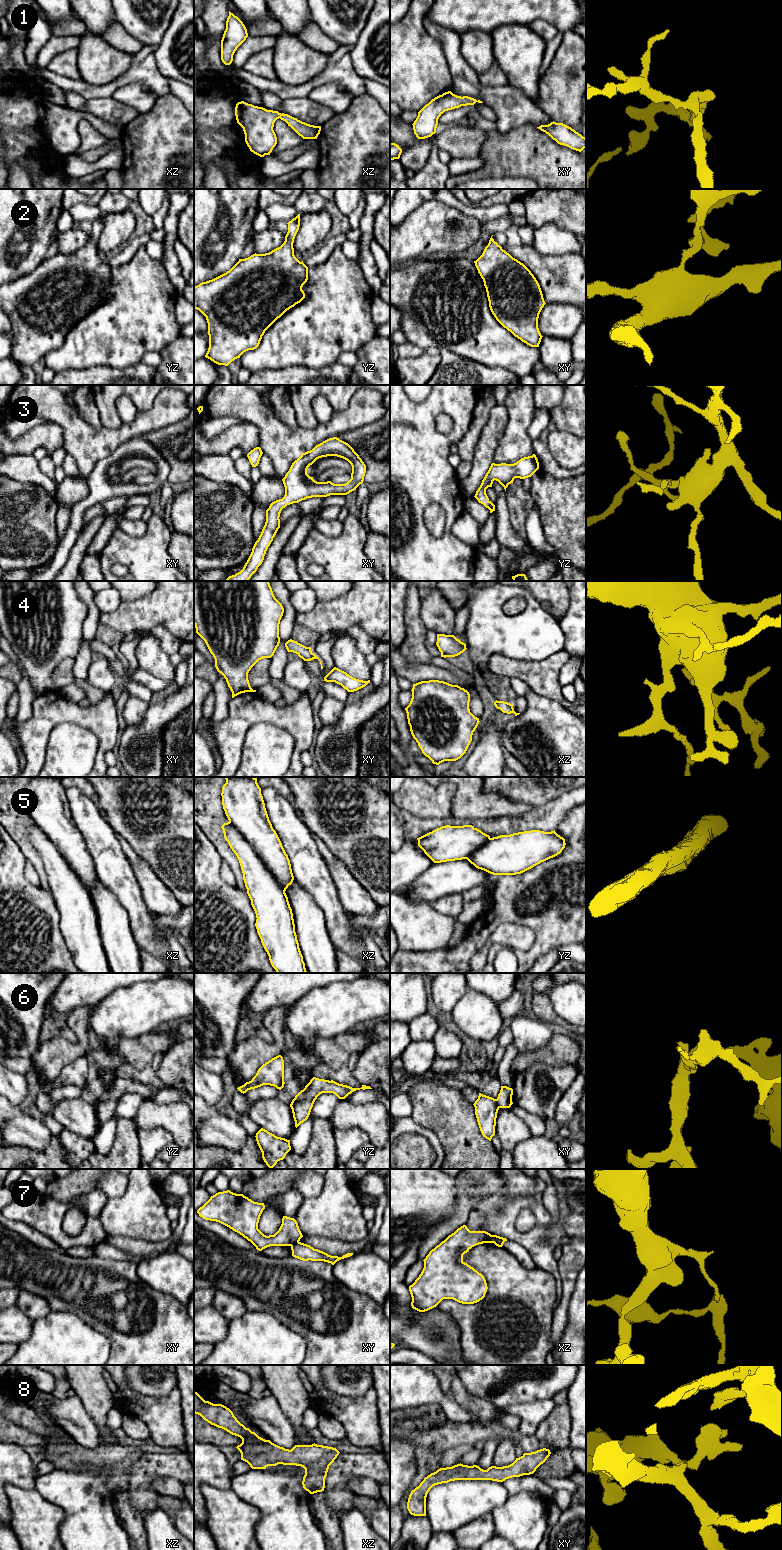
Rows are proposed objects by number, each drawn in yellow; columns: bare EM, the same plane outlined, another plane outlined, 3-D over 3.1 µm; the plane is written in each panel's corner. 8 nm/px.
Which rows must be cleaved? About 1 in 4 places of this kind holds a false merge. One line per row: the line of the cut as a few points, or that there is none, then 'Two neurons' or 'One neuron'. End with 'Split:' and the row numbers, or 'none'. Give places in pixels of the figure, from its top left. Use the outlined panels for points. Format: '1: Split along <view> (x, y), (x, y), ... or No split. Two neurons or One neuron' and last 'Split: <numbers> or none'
1: No split. One neuron
2: No split. One neuron
3: No split. One neuron
4: No split. One neuron
5: Split along xz (229, 821), (260, 858), (284, 892). Two neurons
6: Split along xy (495, 1099), (499, 1107). Two neurons
7: Split along xy (298, 1241), (291, 1246). Two neurons
8: No split. One neuron
Split: 5, 6, 7

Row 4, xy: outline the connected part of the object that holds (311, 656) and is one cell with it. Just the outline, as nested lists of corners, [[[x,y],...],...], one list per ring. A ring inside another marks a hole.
[[[292,639],[288,640],[285,643],[285,647],[288,652],[296,653],[304,661],[311,661],[313,659],[319,660],[319,658],[311,651],[310,647],[306,647],[306,646],[298,643],[297,641],[292,640]],[[320,661],[320,664],[321,664],[321,669],[323,669],[321,661]]]

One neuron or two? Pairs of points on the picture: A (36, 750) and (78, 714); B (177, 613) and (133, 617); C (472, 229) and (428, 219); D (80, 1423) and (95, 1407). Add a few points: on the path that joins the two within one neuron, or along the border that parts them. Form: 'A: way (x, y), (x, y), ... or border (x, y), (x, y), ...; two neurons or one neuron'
A: way (36, 736), (57, 714), (64, 714); one neuron
B: way (166, 613), (144, 614); one neuron
C: way (461, 231), (439, 228); one neuron
D: border (75, 1393), (99, 1432); two neurons

